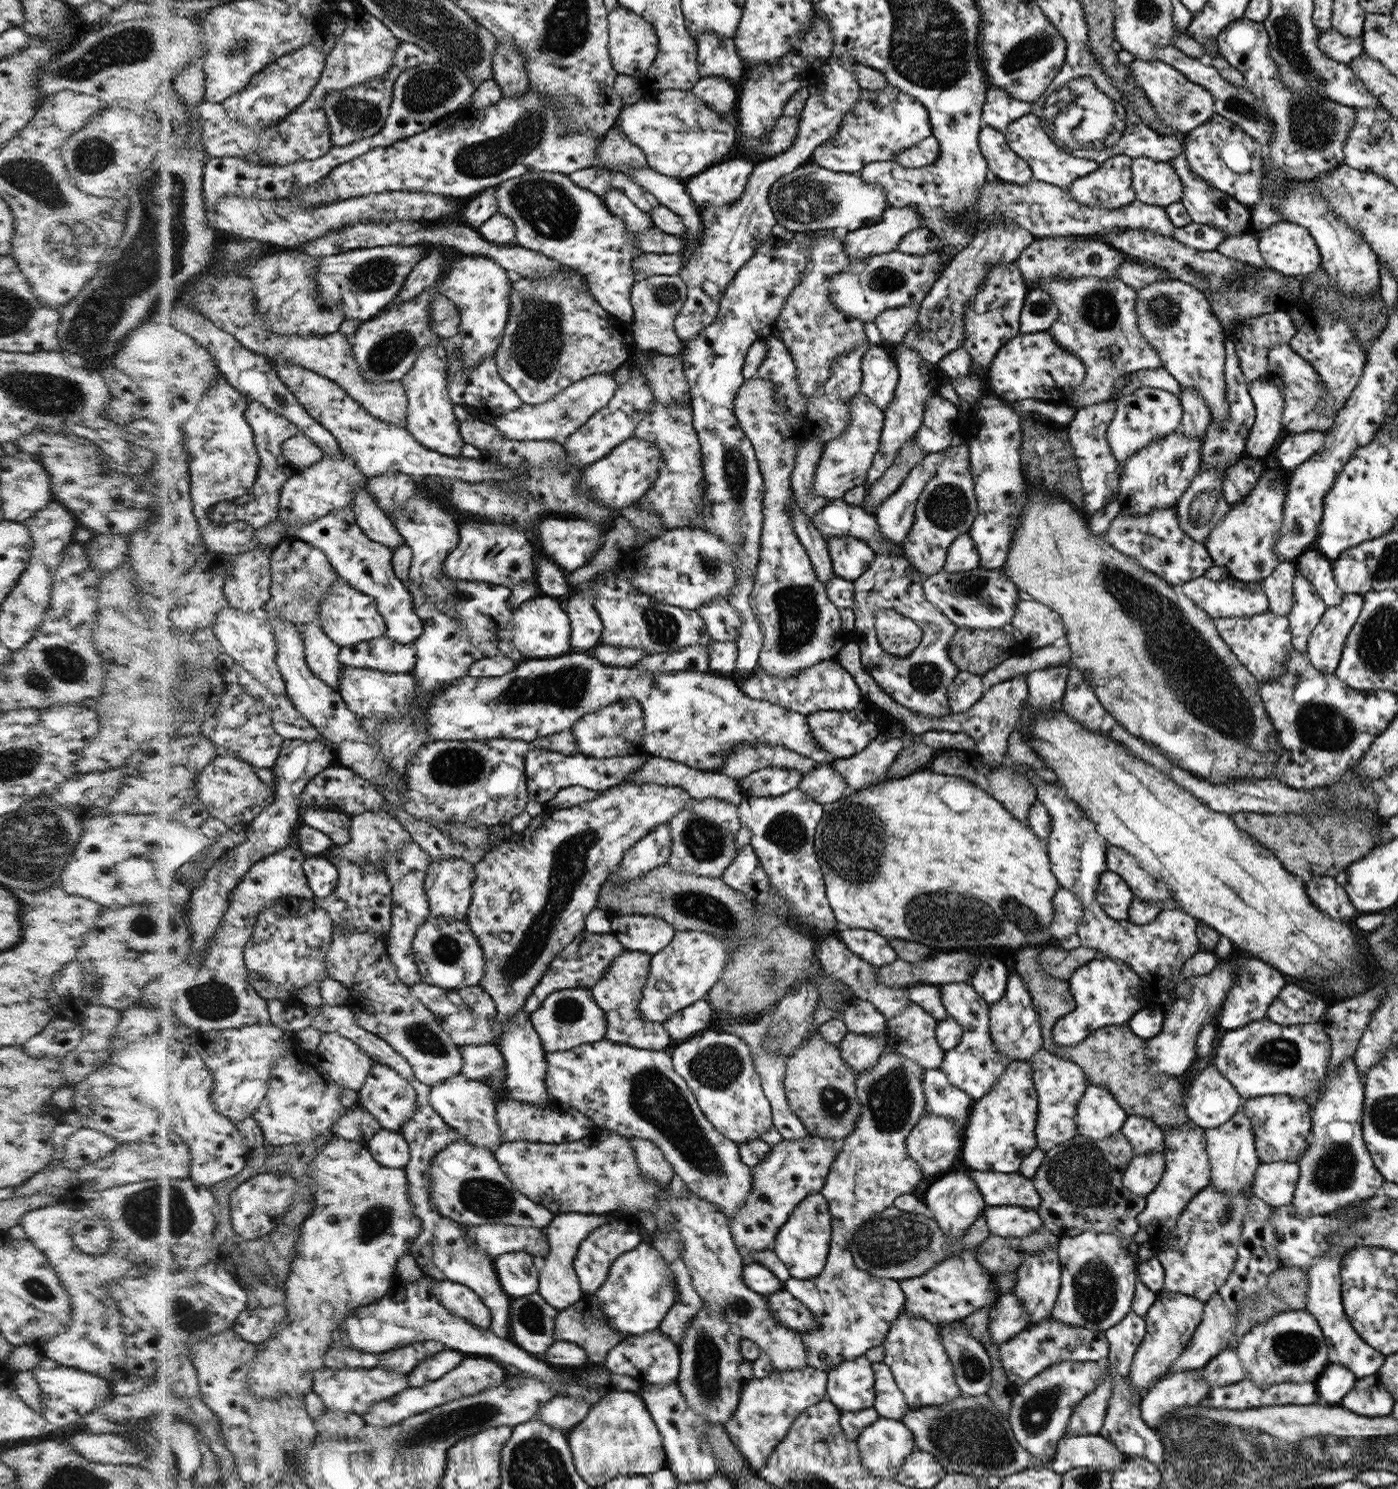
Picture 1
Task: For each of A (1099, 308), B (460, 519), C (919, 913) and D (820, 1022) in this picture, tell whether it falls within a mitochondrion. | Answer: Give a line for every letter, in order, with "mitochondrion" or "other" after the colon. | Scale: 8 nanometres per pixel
A: mitochondrion
B: other
C: mitochondrion
D: other

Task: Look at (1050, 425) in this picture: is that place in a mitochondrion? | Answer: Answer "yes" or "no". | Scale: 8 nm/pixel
no

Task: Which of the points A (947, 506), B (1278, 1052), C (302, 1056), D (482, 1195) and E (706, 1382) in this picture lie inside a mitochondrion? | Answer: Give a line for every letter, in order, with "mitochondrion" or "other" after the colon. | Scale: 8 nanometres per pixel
A: mitochondrion
B: mitochondrion
C: other
D: mitochondrion
E: mitochondrion

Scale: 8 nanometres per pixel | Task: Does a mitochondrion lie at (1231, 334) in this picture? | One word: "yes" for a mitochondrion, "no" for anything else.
no

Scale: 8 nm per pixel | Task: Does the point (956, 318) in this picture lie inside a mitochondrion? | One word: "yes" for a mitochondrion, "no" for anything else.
no

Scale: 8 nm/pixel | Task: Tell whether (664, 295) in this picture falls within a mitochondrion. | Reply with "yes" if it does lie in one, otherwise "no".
yes

